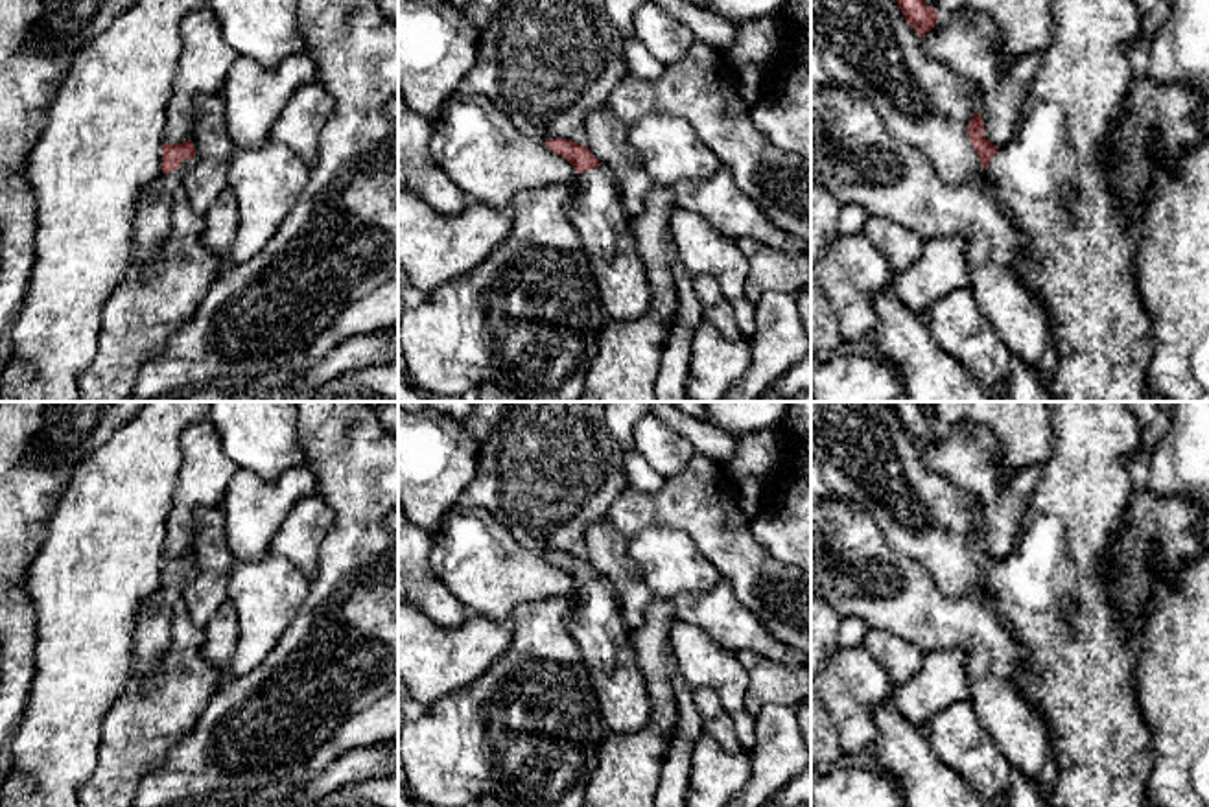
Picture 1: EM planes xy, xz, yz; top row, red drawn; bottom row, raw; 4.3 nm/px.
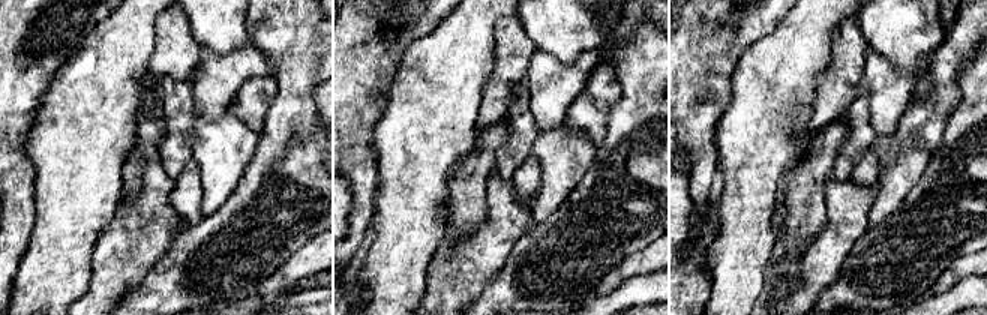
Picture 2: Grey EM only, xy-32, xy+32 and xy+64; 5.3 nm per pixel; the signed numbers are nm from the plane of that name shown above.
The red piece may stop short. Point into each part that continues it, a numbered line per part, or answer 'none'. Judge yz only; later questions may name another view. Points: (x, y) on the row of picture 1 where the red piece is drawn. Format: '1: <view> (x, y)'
1: yz (1051, 181)

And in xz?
1: xz (596, 212)

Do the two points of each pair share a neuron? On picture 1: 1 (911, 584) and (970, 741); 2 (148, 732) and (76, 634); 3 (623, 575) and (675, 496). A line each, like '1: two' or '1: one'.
1: two
2: two
3: two

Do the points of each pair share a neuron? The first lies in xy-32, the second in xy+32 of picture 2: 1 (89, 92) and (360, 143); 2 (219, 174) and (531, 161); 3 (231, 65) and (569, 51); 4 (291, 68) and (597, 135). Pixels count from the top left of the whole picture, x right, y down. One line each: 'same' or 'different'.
1: different
2: different
3: different
4: different

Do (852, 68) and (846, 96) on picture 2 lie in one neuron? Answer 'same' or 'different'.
same

